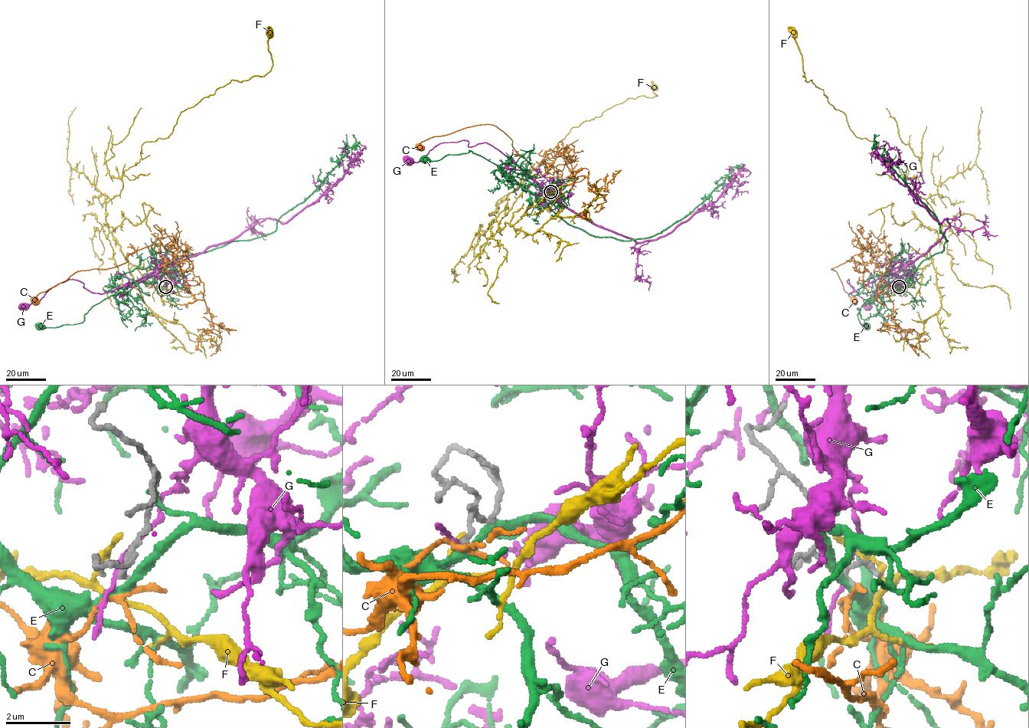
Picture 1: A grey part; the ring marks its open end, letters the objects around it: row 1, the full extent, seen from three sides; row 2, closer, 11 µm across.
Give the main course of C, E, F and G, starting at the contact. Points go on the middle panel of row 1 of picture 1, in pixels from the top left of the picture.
C: (550, 191), (585, 177), (543, 176), (491, 124), (432, 136), (420, 145)
E: (550, 191), (543, 192), (527, 181), (508, 175), (500, 166), (472, 151), (446, 155), (438, 160), (425, 159)
F: (548, 192), (514, 224), (491, 232), (526, 170), (572, 128), (629, 98), (657, 95), (655, 86)
G: (550, 191), (558, 195), (552, 195), (486, 142), (469, 146), (465, 140), (441, 142), (423, 159), (409, 161)

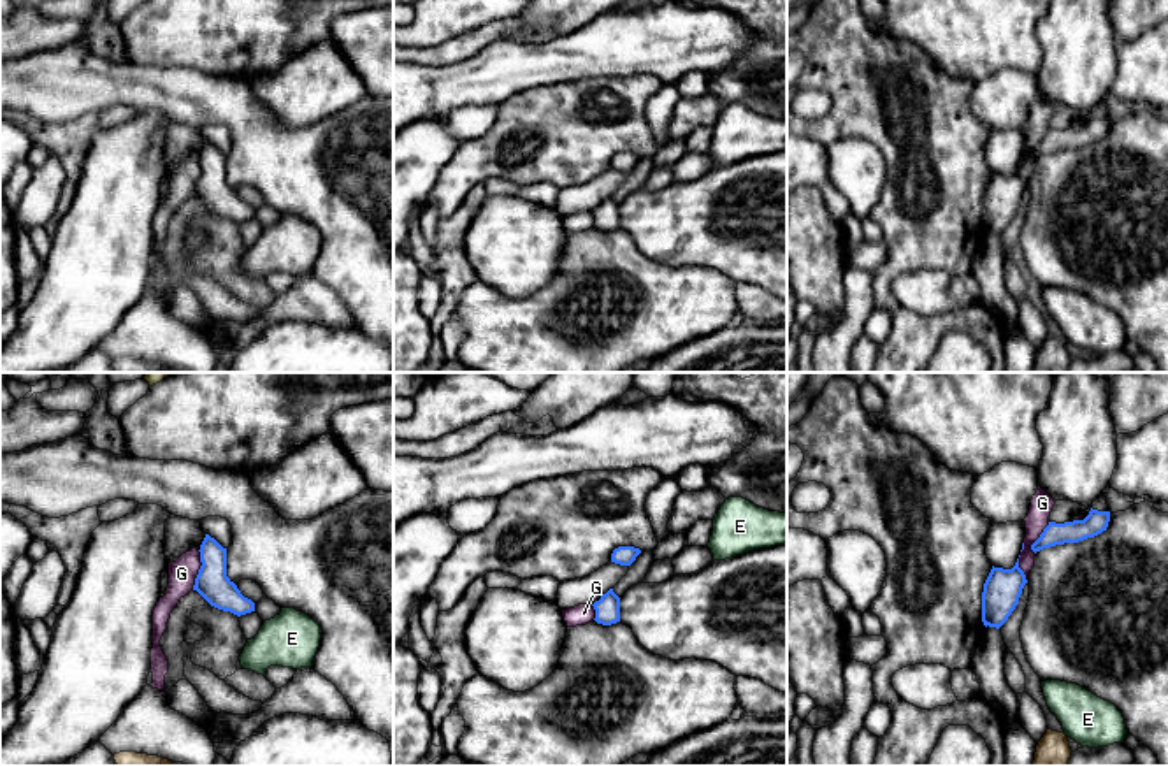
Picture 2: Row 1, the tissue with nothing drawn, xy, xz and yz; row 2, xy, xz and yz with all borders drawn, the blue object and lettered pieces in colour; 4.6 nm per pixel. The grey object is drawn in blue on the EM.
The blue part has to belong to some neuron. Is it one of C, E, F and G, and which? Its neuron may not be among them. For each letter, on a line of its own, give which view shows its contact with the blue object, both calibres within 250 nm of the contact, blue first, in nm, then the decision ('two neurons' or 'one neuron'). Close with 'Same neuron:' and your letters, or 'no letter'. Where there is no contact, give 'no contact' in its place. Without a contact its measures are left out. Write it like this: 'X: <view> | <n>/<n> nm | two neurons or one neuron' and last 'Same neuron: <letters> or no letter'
C: no contact | two neurons
E: no contact | two neurons
F: no contact | two neurons
G: xy | 150/130 nm | two neurons
Same neuron: no letter

